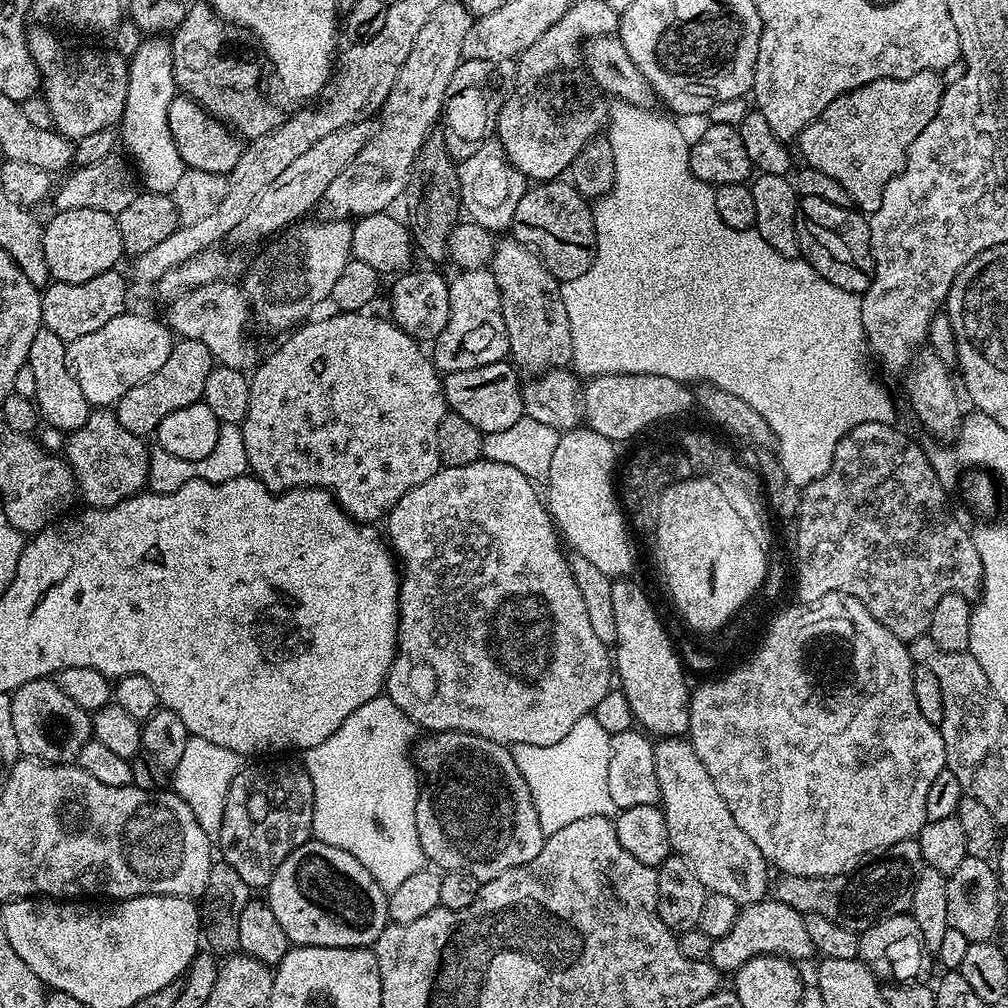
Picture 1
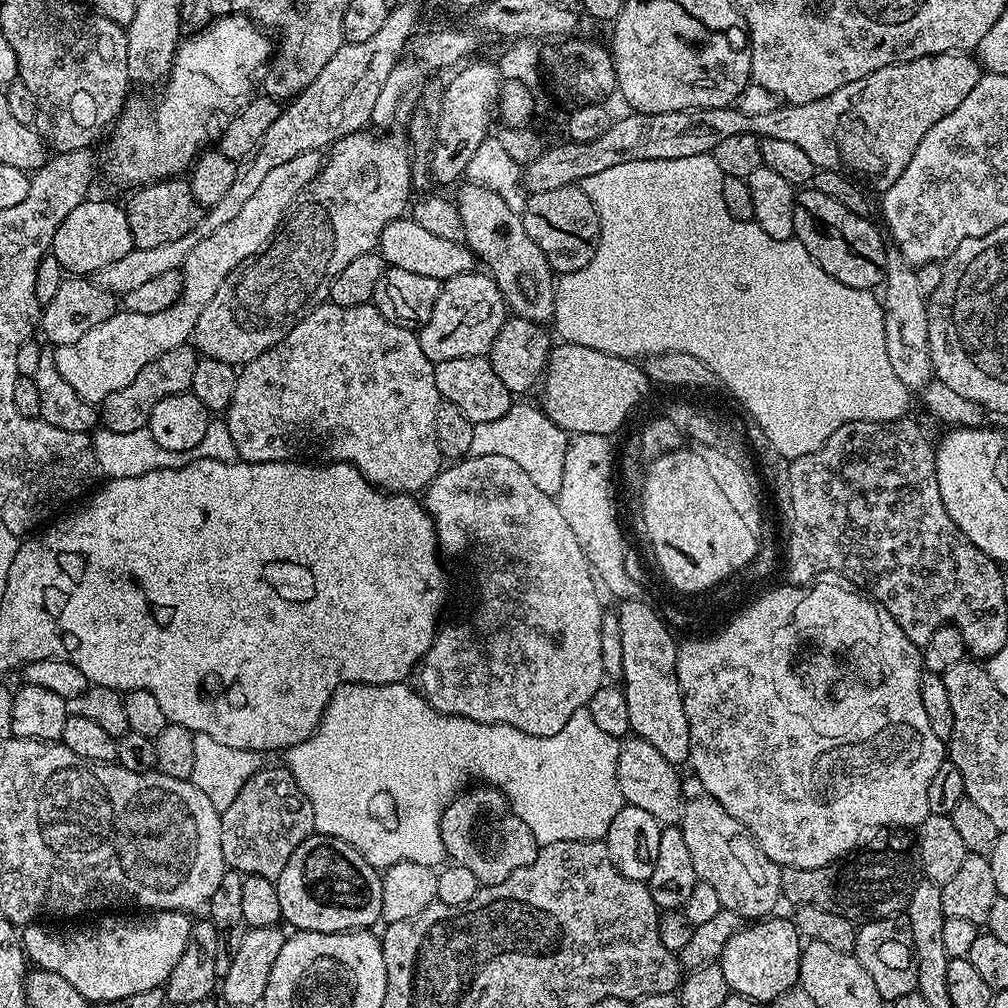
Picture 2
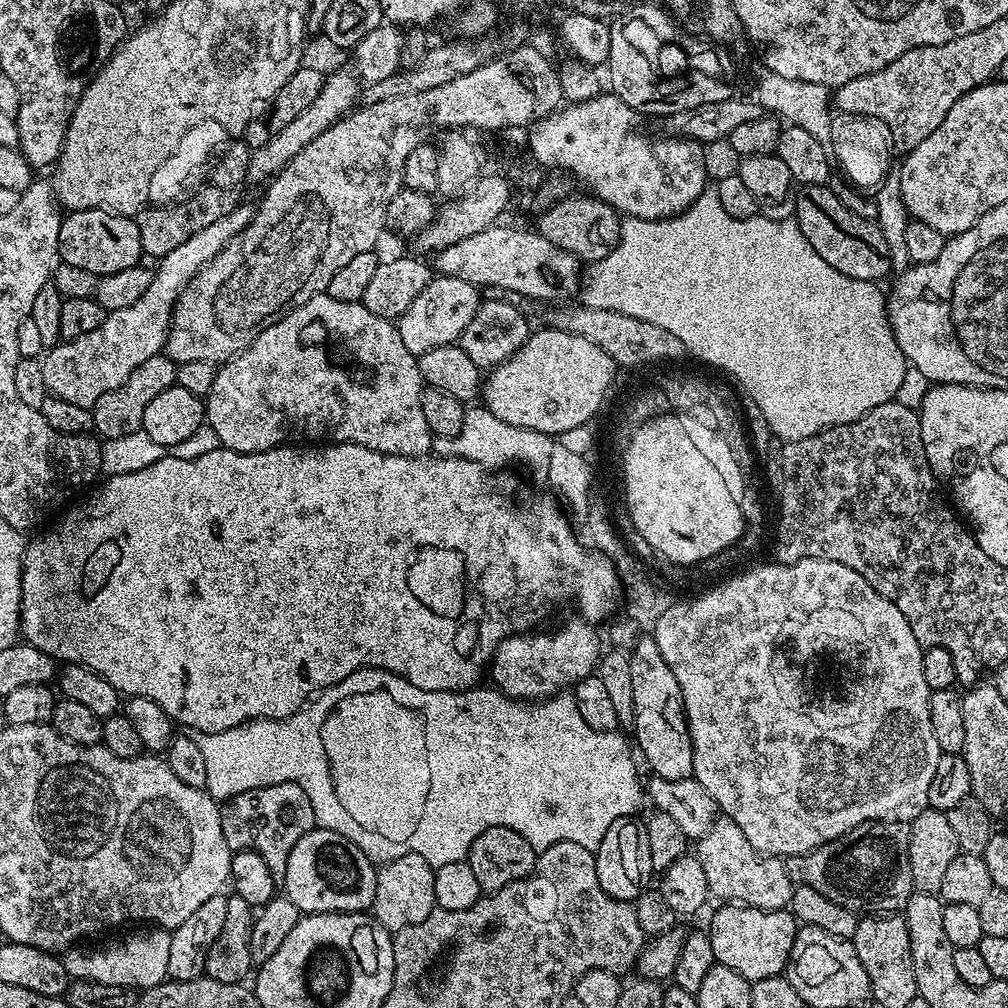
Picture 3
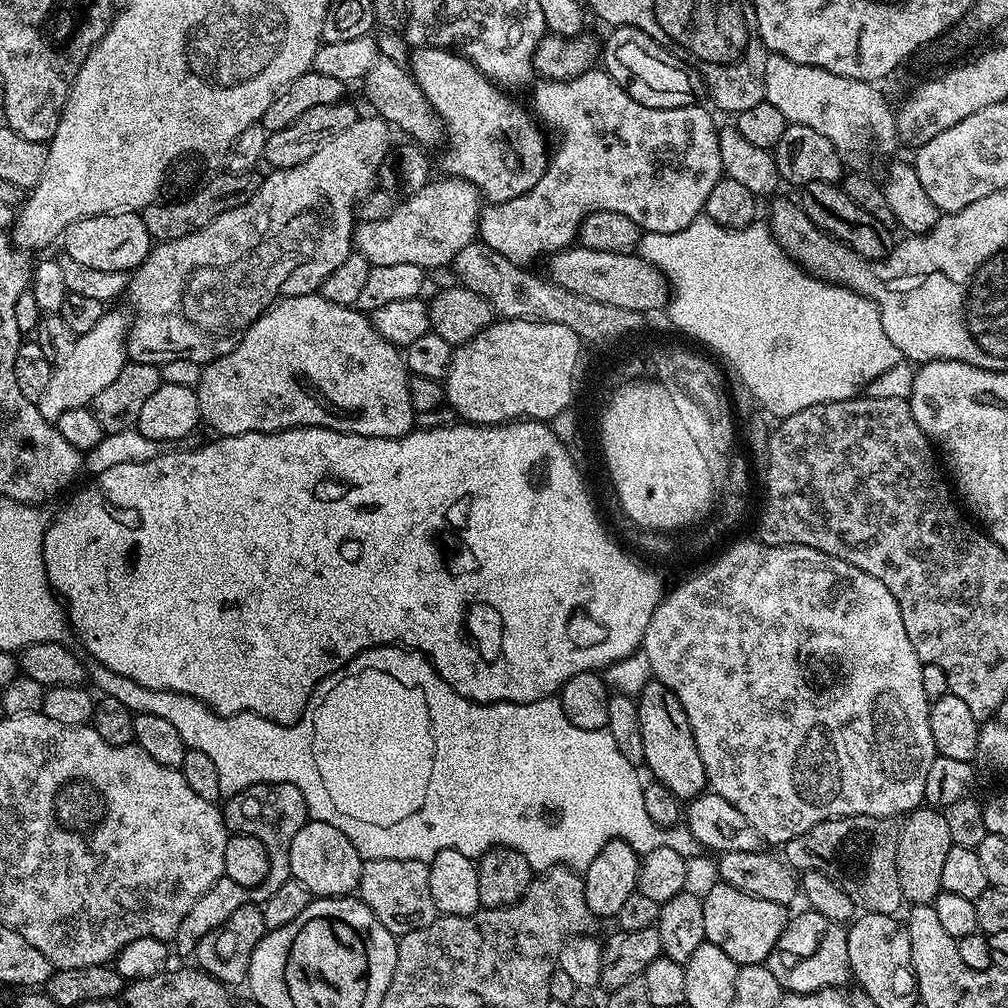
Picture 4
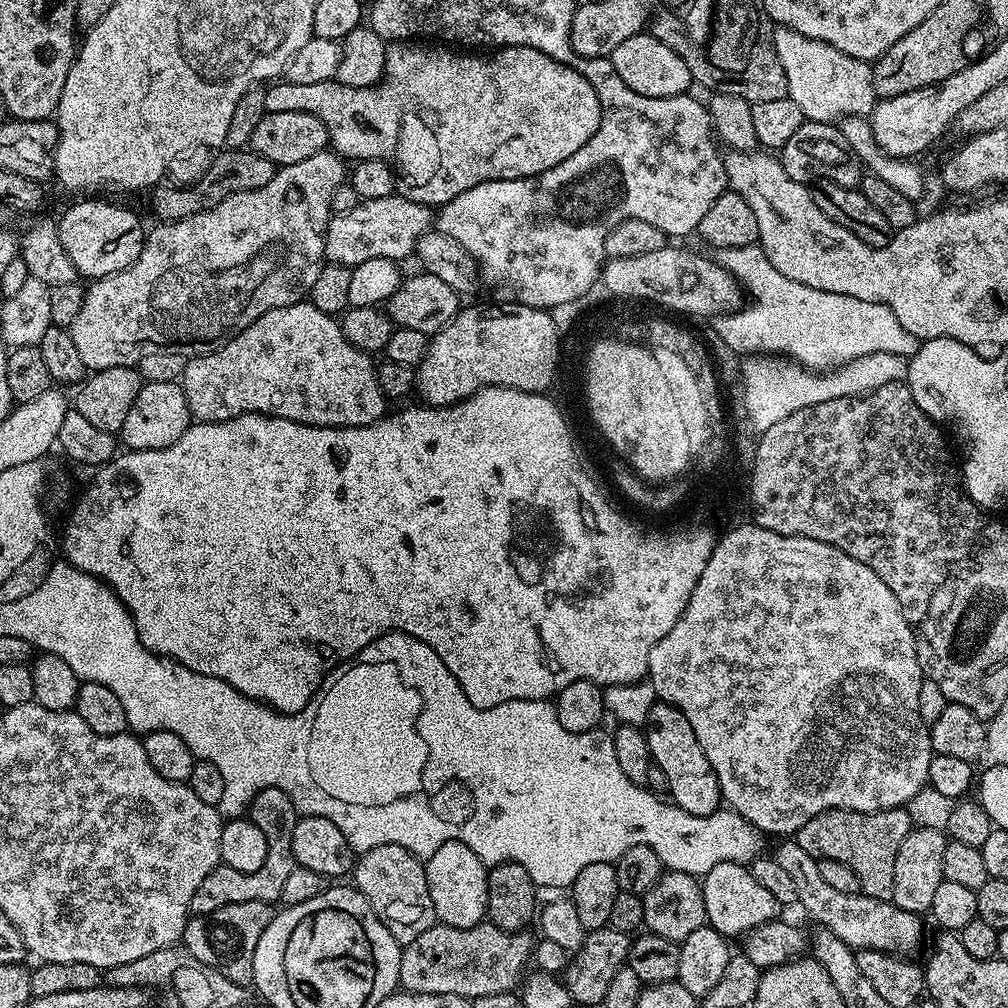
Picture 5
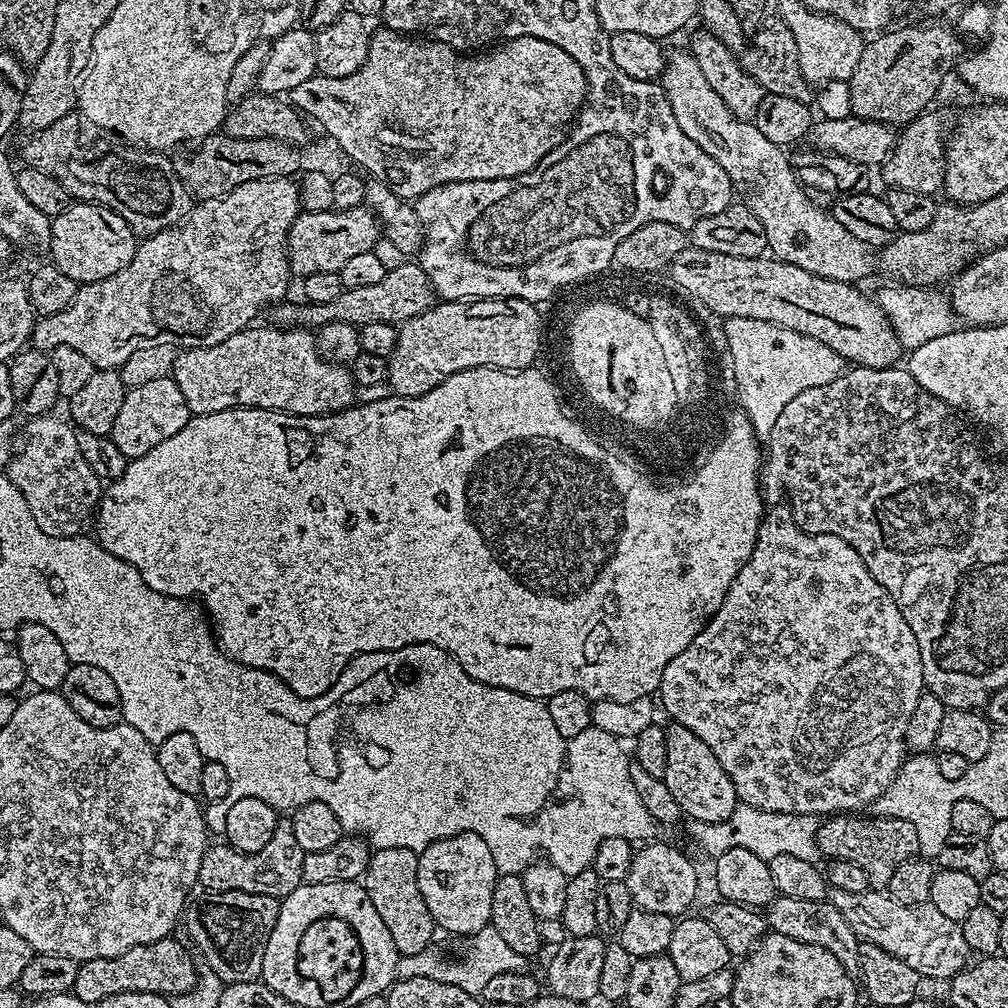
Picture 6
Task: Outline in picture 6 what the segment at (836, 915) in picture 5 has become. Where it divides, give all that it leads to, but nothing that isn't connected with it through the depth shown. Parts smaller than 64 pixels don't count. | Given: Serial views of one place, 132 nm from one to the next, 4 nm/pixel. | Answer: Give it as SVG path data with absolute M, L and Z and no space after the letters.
M833 888L828 900L850 924L857 939L894 954L922 978L948 982L970 962L972 953L959 921L945 917L933 903L900 903L885 891L875 889L849 894Z

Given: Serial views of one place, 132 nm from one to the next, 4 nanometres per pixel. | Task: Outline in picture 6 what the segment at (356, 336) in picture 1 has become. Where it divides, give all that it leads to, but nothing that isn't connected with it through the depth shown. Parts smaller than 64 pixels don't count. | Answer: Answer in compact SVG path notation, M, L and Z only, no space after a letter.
M249 326L238 334L230 334L226 342L218 346L186 348L173 364L172 381L182 390L186 406L192 416L214 414L231 408L265 408L275 412L288 412L291 416L328 416L357 403L358 386L352 380L351 371L343 364L333 364L320 354L317 337L304 326Z

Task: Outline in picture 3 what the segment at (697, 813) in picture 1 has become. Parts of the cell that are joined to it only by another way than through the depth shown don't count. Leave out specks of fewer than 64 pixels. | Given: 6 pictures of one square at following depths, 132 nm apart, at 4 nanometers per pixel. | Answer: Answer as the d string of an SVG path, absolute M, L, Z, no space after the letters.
M718 818L710 826L705 836L694 844L694 854L702 862L706 874L709 893L720 902L744 904L747 908L757 908L767 912L787 909L792 903L794 887L790 874L786 874L784 860L765 858L746 842L746 834L738 830L733 820Z

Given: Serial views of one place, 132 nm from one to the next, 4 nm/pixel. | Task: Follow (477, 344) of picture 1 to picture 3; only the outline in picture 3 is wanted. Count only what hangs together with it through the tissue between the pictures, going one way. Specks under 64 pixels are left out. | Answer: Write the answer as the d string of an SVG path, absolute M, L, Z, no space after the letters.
M436 274L426 286L426 290L422 290L422 294L414 298L410 310L406 310L406 314L402 314L399 320L395 321L396 329L406 350L420 357L426 350L434 350L434 346L457 343L466 326L470 326L470 318L474 318L481 303L482 292L477 285L457 276Z

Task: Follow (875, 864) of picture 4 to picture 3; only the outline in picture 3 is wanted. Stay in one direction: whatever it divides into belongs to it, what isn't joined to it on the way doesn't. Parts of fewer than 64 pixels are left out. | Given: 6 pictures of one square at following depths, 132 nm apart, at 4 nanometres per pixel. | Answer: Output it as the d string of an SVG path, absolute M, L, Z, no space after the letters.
M873 820L809 852L784 860L793 885L814 886L830 902L857 914L900 914L914 891L908 857L908 824L903 820Z

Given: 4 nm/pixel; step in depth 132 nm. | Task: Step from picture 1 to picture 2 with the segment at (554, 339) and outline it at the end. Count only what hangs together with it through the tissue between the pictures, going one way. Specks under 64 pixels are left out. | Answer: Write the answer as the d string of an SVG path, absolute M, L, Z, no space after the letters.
M464 182L459 188L460 193L454 196L454 203L462 214L464 240L473 257L485 264L487 275L495 280L498 290L504 295L507 311L513 316L533 320L535 324L551 321L556 301L556 280L546 254L542 254L542 250L538 250L538 242L526 234L523 215L506 206L501 196L480 184Z

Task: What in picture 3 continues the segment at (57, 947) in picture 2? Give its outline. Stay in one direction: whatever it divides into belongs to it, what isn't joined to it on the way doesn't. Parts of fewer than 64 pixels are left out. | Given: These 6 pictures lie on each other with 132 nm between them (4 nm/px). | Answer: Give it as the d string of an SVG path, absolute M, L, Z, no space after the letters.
M155 926L141 927L141 932L132 932L125 940L112 940L101 948L73 946L63 953L64 968L72 980L93 980L106 986L122 986L133 990L152 988L168 979L170 966L171 931Z

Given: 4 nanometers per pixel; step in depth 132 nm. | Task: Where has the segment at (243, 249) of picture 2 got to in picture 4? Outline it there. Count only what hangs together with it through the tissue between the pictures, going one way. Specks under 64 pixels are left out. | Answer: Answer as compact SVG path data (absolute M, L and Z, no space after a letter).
M106 310L91 330L86 330L86 334L77 336L70 354L55 361L50 374L50 383L46 386L46 390L42 390L38 401L42 418L54 422L59 416L66 414L66 410L89 407L92 399L102 394L102 390L106 390L106 386L110 386L114 378L118 378L128 360L126 341L129 327L130 320L125 313L123 316L120 312Z

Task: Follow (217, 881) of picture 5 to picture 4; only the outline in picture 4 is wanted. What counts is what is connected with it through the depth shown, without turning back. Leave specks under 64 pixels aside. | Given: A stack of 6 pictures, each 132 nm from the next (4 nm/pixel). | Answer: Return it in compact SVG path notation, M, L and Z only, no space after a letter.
M258 784L252 785L240 793L227 797L223 801L222 811L224 814L224 826L229 833L242 836L253 836L266 846L270 854L270 874L256 888L248 889L246 886L238 886L238 882L230 882L221 878L190 906L190 914L182 918L174 937L174 948L180 952L195 953L198 942L210 934L210 930L218 930L238 906L252 902L263 902L282 886L282 882L290 879L292 871L290 870L290 842L294 842L294 834L302 830L302 826L307 824L310 817L307 810L307 804L303 800L302 790L290 784Z

